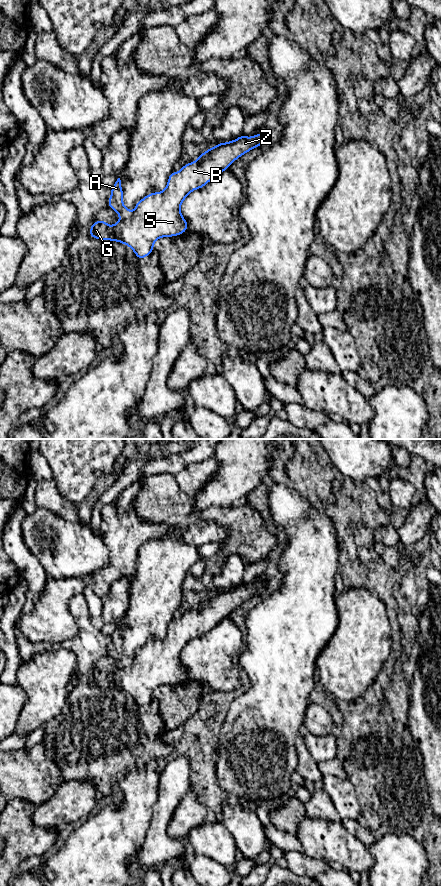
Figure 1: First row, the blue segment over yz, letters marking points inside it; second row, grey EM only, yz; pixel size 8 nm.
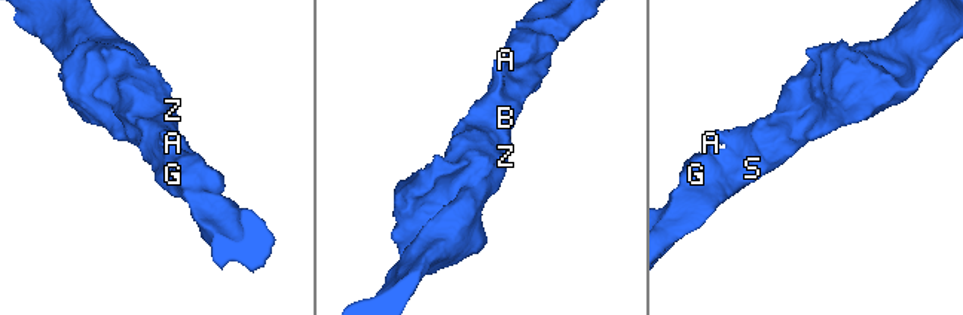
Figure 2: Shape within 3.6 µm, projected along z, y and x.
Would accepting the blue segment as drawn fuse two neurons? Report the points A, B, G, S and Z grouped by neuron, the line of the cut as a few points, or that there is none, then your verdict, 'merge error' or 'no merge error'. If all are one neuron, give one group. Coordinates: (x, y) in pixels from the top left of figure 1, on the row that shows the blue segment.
A B G S Z; no cut; no merge error

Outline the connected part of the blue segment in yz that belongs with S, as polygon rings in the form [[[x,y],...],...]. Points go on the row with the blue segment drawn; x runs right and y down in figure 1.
[[[258,133],[252,137],[243,134],[235,140],[218,143],[200,154],[197,160],[185,164],[179,172],[173,171],[169,177],[166,188],[162,192],[153,192],[136,202],[135,211],[131,211],[124,206],[123,190],[120,178],[117,179],[111,188],[111,195],[108,207],[112,208],[119,216],[120,220],[109,226],[105,220],[93,222],[89,235],[99,240],[117,241],[129,246],[138,259],[144,259],[153,253],[154,243],[162,237],[174,237],[185,233],[188,222],[180,212],[184,199],[194,190],[203,188],[208,182],[219,176],[223,171],[238,158],[250,150],[261,146],[266,139],[266,135]]]

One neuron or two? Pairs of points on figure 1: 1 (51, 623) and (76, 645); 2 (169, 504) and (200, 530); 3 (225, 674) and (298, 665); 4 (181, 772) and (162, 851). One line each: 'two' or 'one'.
1: two
2: one
3: two
4: one

